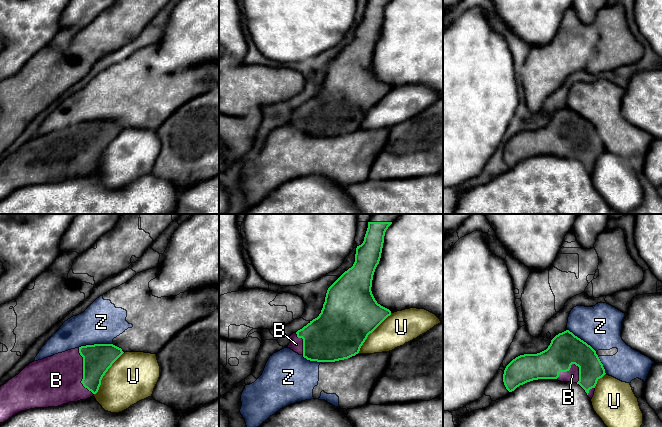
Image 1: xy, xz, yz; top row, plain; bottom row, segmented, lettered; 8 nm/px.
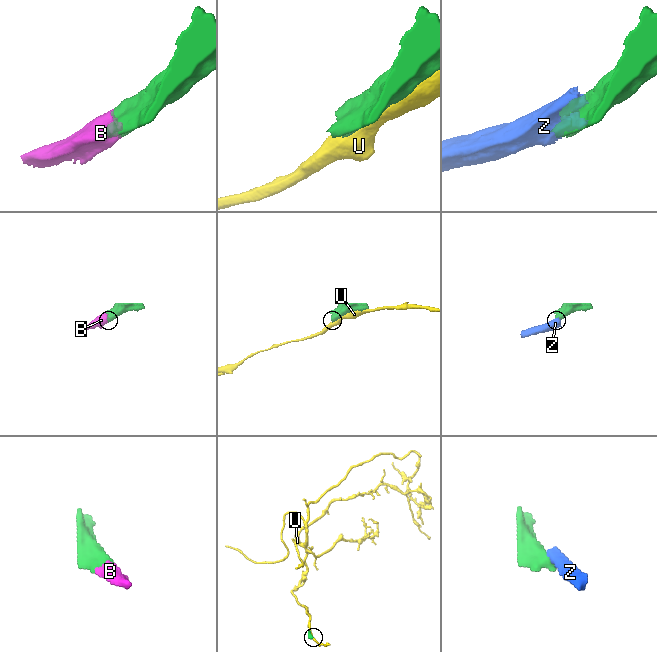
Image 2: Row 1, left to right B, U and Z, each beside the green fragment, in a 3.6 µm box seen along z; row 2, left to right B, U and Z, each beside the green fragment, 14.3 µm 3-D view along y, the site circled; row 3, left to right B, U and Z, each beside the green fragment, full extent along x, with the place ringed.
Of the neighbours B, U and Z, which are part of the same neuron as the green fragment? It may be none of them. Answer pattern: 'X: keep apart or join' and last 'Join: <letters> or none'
B: join
U: keep apart
Z: keep apart
Join: B

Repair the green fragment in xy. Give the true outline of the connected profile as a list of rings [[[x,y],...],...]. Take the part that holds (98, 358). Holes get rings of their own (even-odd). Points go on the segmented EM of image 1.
[[[94,344],[30,363],[0,387],[0,423],[21,411],[58,407],[92,397],[98,392],[105,373],[123,353],[113,344]]]

